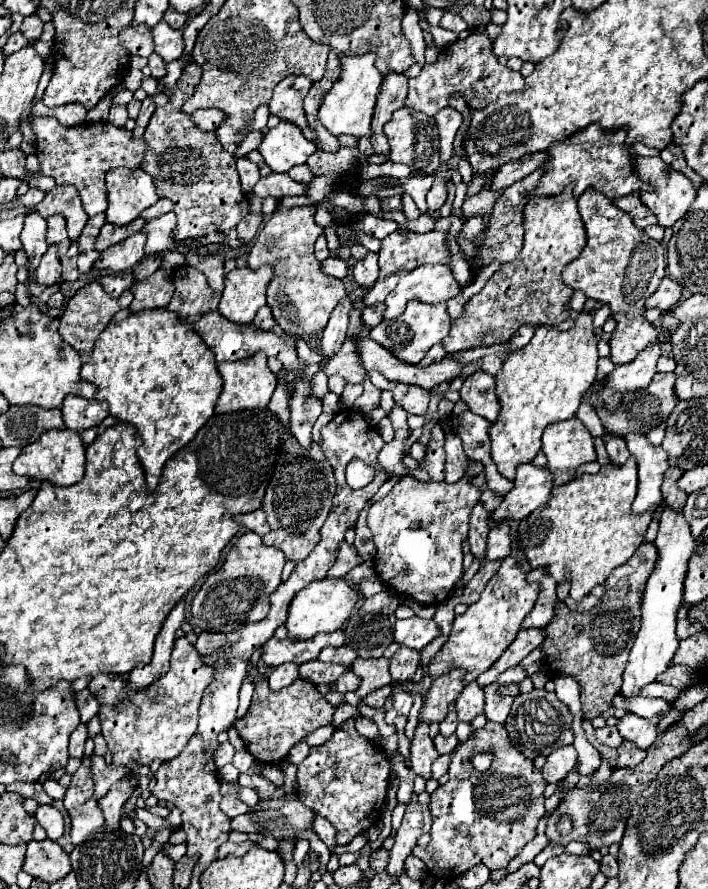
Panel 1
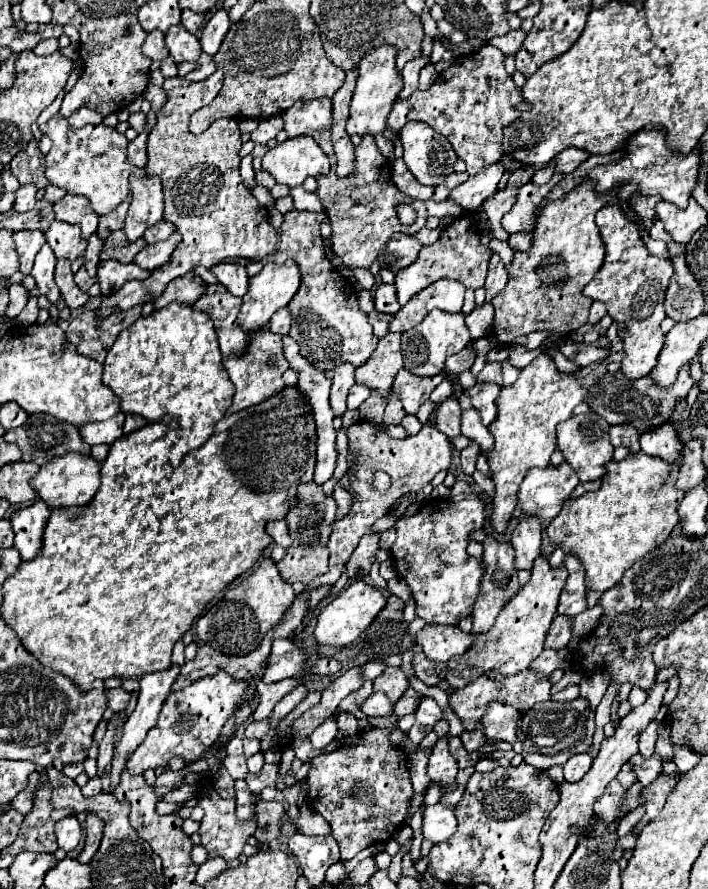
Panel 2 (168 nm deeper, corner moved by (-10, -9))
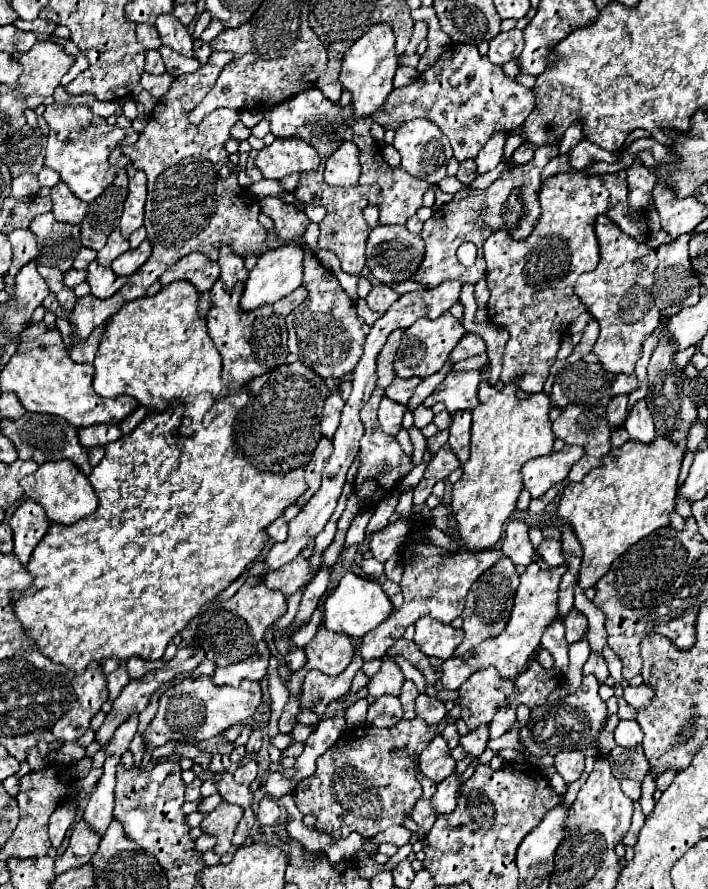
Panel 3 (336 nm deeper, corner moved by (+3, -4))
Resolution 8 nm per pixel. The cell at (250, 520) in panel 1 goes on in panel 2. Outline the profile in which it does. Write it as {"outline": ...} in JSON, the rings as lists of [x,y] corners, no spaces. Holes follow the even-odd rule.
{"outline":[[[272,521],[266,525],[266,533],[272,537],[272,541],[280,547],[290,547],[292,541],[288,537],[288,527],[286,521]]]}

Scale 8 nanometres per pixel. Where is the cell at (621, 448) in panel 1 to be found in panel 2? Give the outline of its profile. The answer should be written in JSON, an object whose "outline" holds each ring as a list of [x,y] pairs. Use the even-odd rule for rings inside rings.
{"outline":[[[616,425],[610,429],[610,441],[614,447],[626,447],[630,449],[630,453],[636,453],[640,451],[640,445],[638,445],[638,431],[630,425]]]}

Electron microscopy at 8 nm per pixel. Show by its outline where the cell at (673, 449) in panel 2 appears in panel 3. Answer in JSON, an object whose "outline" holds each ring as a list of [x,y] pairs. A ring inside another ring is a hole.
{"outline":[[[637,400],[637,404],[633,406],[631,414],[625,420],[625,430],[629,432],[629,436],[637,442],[649,442],[655,438],[655,426],[653,426],[653,416],[647,410],[645,400]]]}

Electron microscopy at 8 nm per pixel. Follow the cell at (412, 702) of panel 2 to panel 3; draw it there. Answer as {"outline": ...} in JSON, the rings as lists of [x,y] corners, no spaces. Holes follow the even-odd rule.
{"outline":[[[405,680],[403,688],[401,688],[401,696],[399,696],[403,710],[415,710],[415,698],[417,696],[419,696],[419,692],[417,692],[415,684],[411,680]]]}

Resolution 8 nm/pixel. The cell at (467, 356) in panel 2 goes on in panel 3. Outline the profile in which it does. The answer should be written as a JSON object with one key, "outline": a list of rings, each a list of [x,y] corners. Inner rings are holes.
{"outline":[[[467,334],[451,352],[451,360],[459,362],[459,360],[467,360],[471,356],[483,354],[485,352],[485,340],[479,334]]]}

